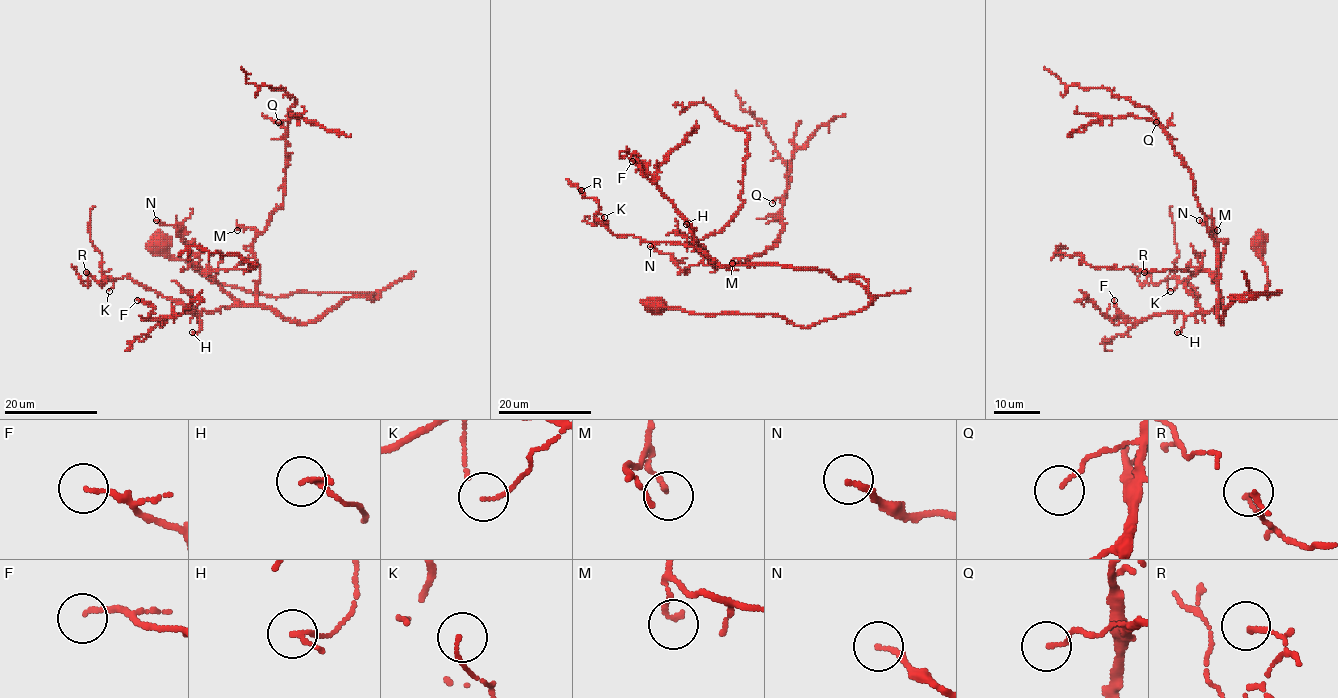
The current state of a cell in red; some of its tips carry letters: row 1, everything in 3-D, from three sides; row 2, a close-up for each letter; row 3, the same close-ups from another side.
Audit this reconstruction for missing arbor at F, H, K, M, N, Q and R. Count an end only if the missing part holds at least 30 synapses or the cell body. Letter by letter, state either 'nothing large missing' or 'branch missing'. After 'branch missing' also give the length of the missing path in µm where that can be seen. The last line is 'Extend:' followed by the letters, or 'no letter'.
F: nothing large missing
H: nothing large missing
K: nothing large missing
M: nothing large missing
N: nothing large missing
Q: nothing large missing
R: nothing large missing
Extend: no letter

